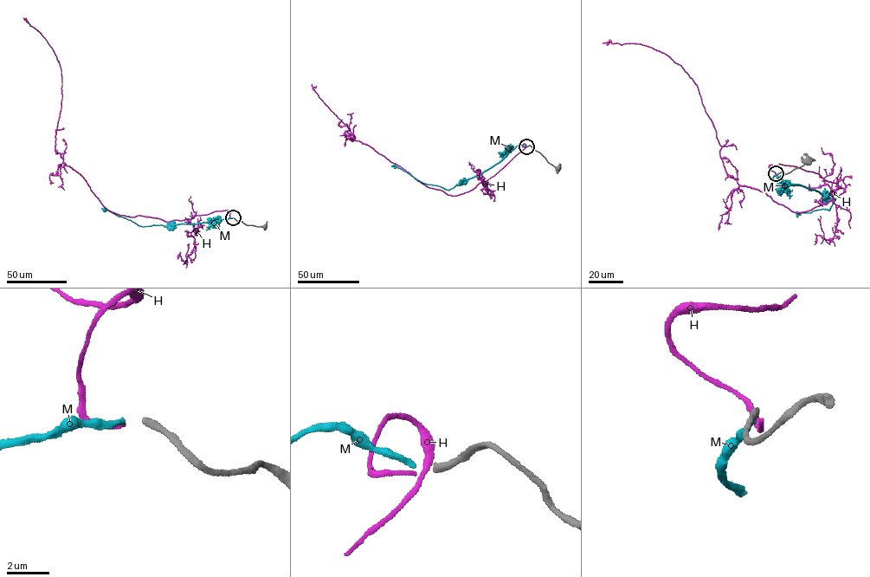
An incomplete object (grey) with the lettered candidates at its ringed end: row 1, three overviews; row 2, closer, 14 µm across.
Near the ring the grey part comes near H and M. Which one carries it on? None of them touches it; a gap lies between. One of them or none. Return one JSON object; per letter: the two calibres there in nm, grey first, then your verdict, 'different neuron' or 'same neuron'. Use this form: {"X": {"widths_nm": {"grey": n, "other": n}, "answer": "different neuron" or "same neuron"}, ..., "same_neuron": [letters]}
{"H": {"widths_nm": {"grey": 360, "other": 180}, "answer": "different neuron"}, "M": {"widths_nm": {"grey": 360, "other": 240}, "answer": "same neuron"}, "same_neuron": ["M"]}

